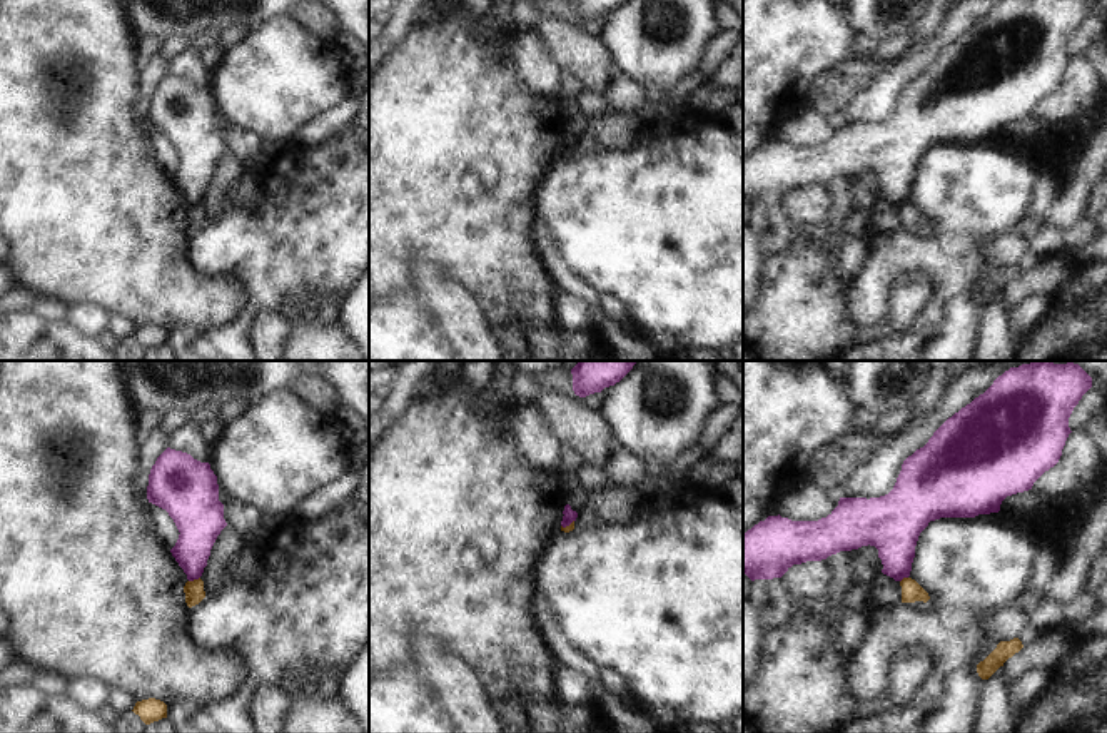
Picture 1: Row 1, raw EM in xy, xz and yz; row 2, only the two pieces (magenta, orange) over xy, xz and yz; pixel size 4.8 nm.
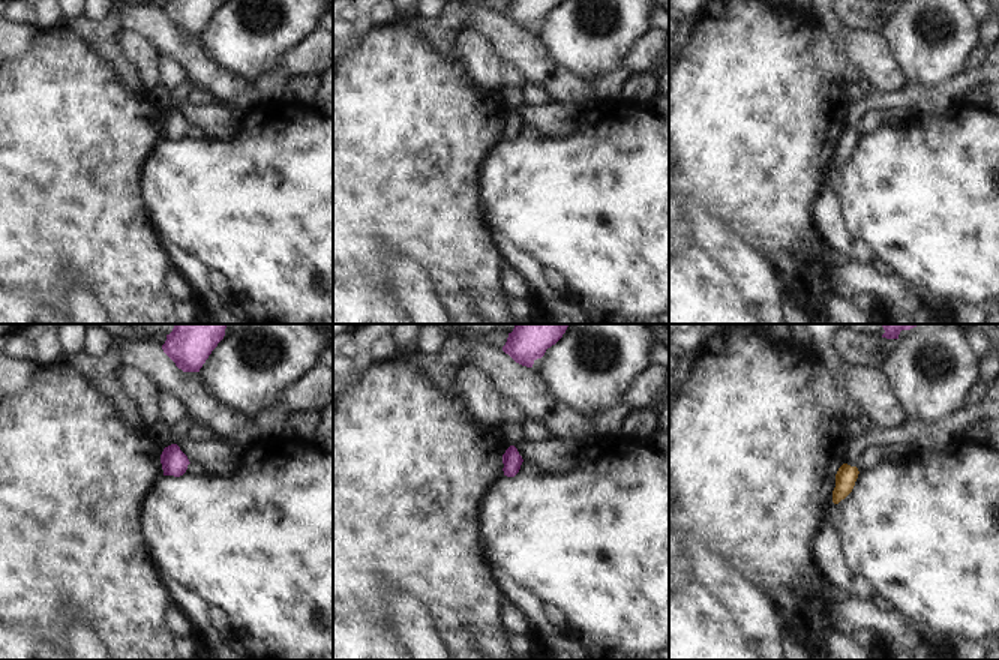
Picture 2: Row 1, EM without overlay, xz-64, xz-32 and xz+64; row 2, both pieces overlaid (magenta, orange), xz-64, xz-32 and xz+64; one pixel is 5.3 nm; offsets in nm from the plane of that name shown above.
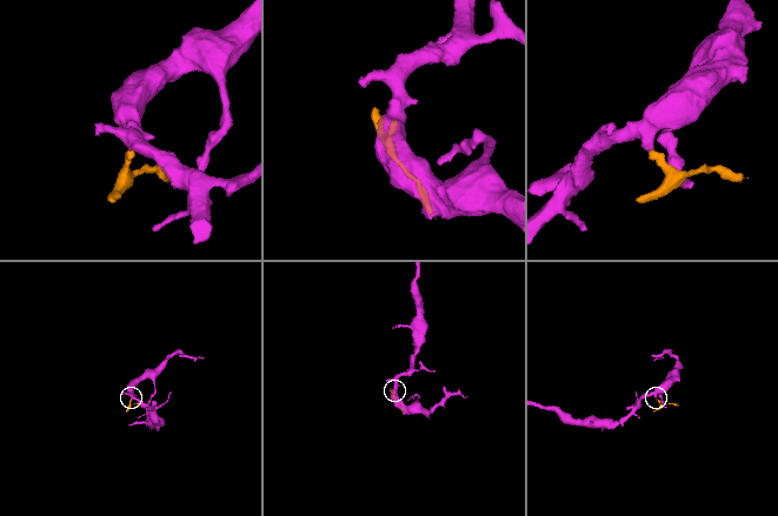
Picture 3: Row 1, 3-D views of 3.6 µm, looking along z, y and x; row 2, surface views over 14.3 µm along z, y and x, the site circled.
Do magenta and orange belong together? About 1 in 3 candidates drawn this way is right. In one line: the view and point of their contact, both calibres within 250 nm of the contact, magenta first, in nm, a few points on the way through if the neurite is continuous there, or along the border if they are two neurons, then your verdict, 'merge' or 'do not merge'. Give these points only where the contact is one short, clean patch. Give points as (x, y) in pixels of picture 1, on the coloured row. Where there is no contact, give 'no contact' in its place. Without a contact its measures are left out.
xy (194, 578) | 200/100 nm | along xy (199, 576), (189, 581) | do not merge

